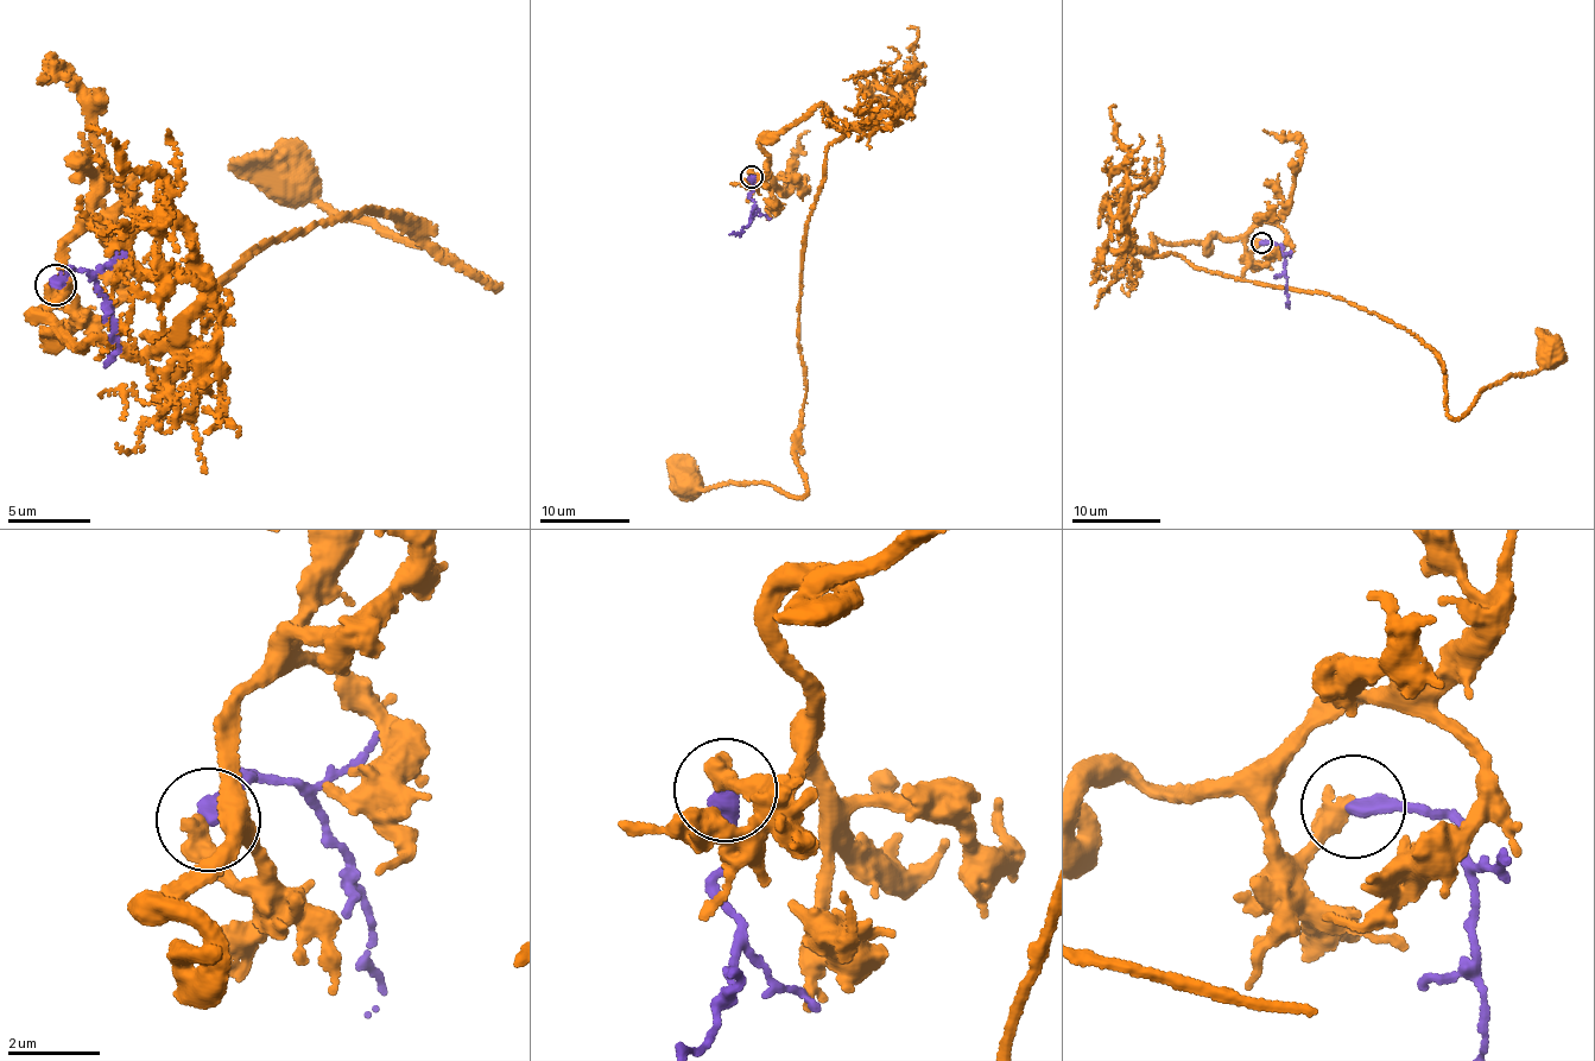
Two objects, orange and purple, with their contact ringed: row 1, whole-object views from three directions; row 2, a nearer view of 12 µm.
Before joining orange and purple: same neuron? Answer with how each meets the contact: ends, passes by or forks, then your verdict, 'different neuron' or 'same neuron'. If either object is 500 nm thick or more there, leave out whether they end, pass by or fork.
orange ends there; purple ends there; different neuron

